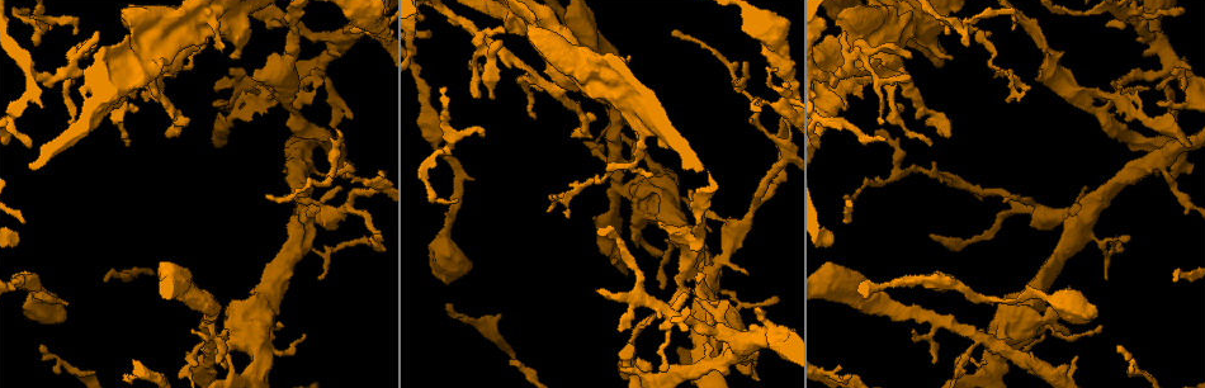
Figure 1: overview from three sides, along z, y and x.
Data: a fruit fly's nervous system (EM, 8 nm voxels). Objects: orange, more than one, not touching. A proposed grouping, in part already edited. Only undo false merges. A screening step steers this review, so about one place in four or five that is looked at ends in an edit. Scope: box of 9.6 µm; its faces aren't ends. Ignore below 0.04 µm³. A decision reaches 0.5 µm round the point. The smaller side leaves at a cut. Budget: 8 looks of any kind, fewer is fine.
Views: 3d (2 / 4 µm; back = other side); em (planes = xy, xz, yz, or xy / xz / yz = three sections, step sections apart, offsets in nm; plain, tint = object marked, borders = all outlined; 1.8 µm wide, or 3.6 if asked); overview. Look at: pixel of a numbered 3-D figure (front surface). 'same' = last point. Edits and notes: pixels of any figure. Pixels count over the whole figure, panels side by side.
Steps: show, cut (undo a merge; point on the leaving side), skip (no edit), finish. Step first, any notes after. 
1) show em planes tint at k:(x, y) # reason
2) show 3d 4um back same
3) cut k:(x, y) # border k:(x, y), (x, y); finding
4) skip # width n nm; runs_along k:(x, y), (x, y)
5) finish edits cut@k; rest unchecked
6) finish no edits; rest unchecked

show 3d 2um at 1:(784, 99) # abrupt turn

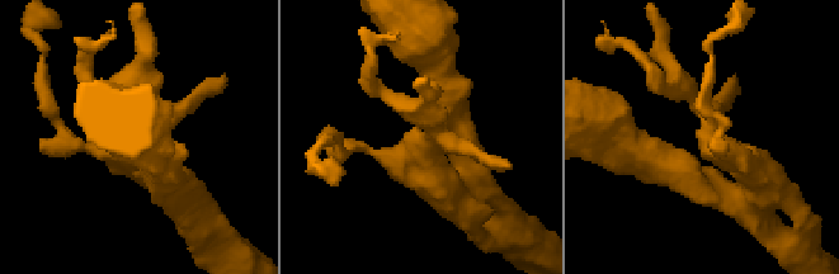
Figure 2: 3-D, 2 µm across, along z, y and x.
show em xz step 16 tint at 2:(706, 139) # shape alone is not enough

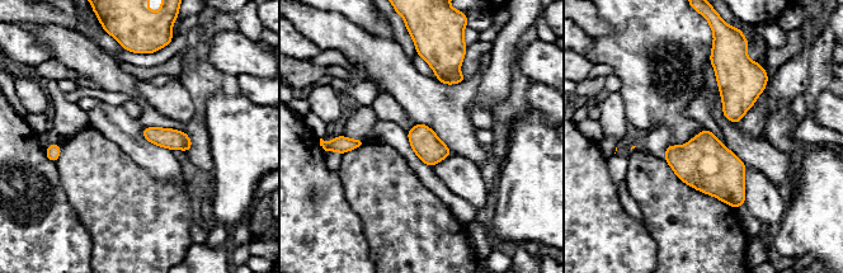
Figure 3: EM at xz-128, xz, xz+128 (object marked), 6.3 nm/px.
show em planes tint same

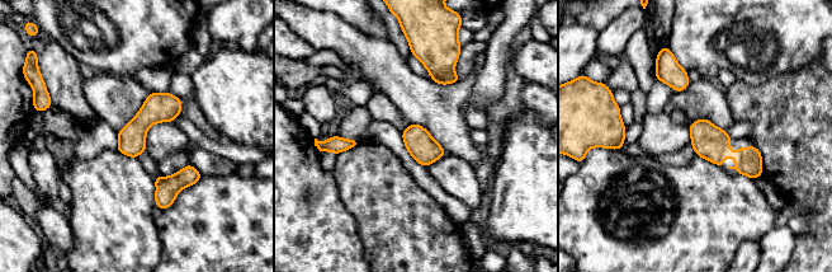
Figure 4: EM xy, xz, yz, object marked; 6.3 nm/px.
skip # width 180 nm; continuous, no second cell

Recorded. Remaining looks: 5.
show 3d 4um at 1:(303, 209) # two arms in line, one across

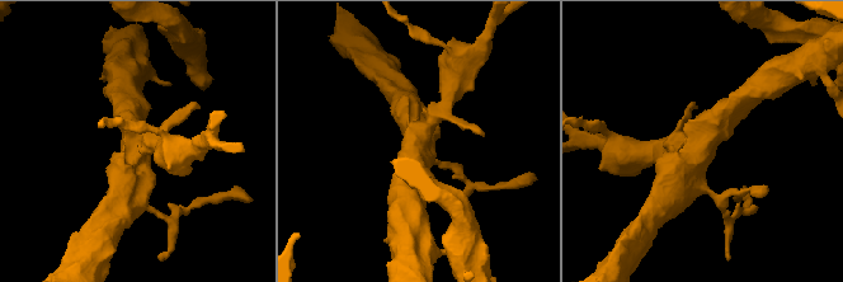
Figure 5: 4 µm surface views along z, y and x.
show em 3.6um planes plain at 5:(422, 135) # need the tissue

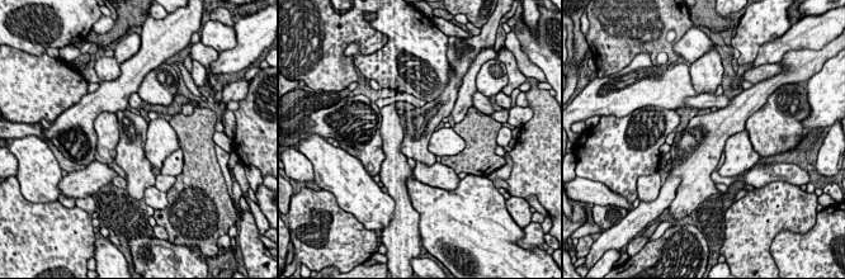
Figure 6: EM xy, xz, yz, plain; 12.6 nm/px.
show em 3.6um planes tint same

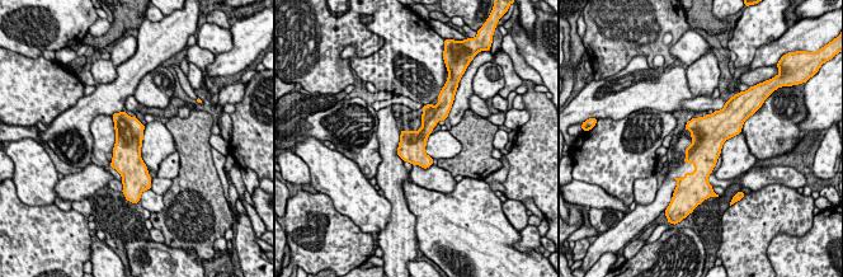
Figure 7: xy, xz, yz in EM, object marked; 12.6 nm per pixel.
skip # continuous, no second cell

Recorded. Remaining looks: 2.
show em planes tint at 1:(292, 111) # calibre changes

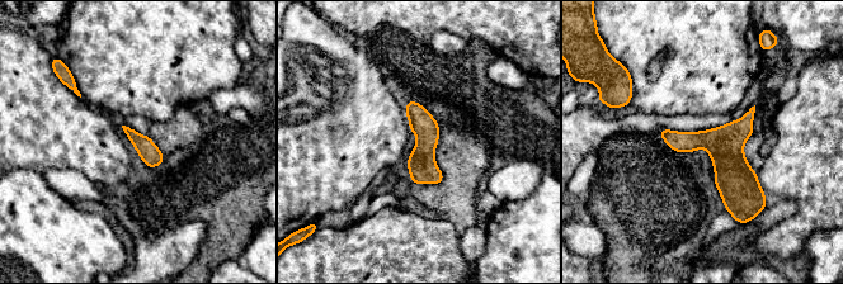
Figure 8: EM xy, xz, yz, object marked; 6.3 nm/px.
skip # runs_along 8:(663, 133), (706, 141), (743, 207); continuous, no second cell

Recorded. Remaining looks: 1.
finish no edits; rest unchecked

